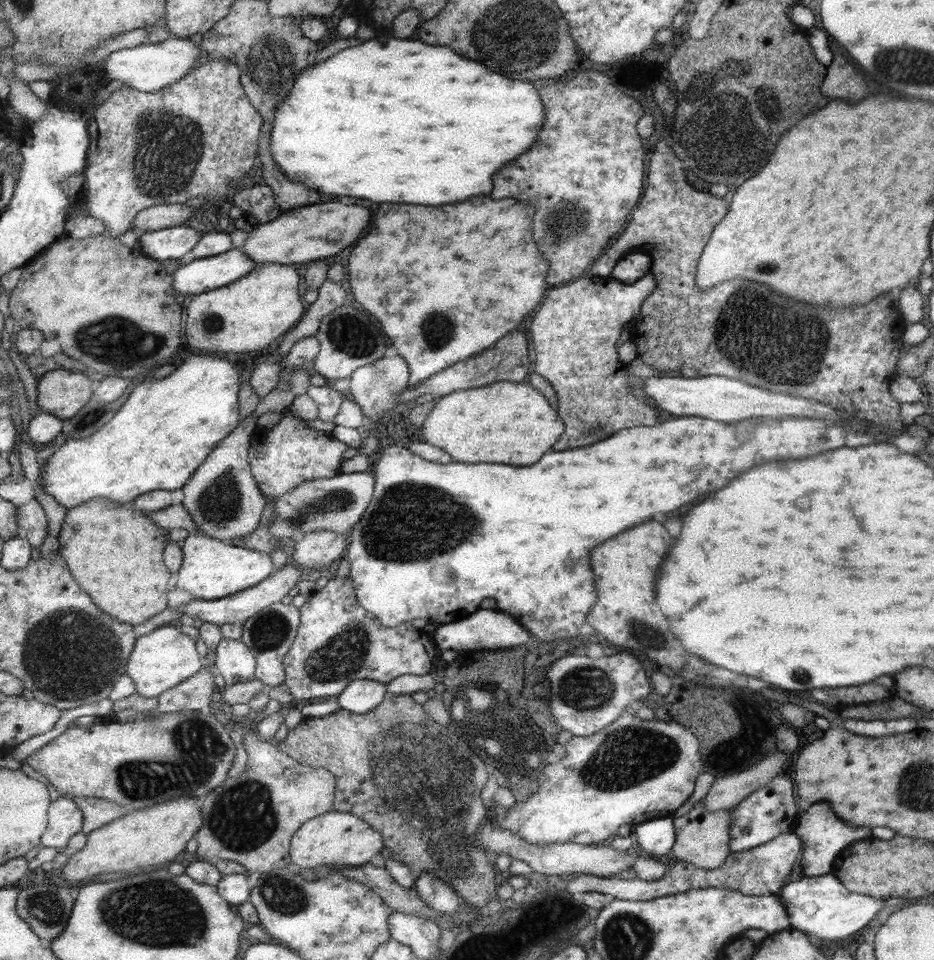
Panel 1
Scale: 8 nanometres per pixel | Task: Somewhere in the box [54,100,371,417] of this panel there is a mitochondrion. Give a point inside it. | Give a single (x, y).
(170, 148)

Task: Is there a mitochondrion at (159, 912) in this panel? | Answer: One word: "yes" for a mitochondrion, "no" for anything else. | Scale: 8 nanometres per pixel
yes

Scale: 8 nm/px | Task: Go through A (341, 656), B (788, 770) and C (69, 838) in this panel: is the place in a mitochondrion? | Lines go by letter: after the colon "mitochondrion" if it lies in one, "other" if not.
A: mitochondrion
B: other
C: other

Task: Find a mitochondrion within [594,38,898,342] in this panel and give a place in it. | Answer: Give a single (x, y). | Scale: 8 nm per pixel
(759, 104)

